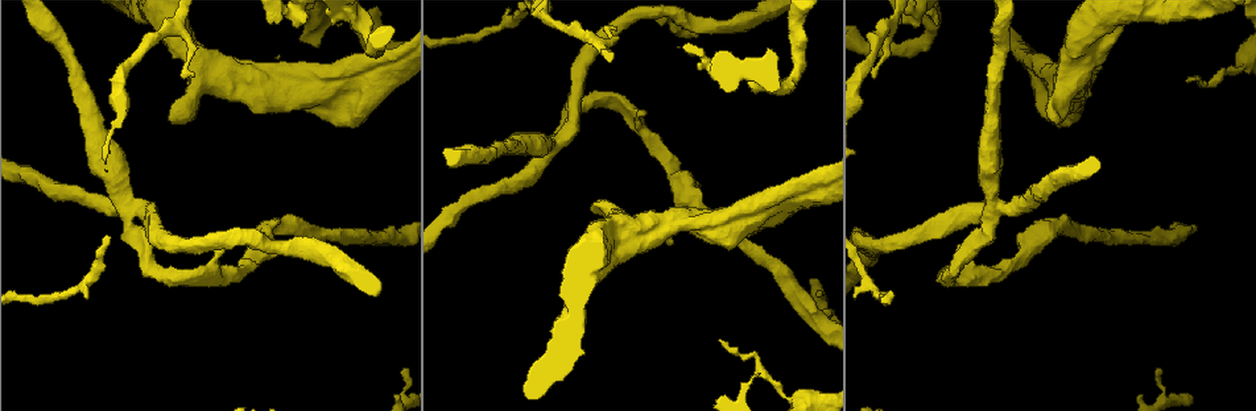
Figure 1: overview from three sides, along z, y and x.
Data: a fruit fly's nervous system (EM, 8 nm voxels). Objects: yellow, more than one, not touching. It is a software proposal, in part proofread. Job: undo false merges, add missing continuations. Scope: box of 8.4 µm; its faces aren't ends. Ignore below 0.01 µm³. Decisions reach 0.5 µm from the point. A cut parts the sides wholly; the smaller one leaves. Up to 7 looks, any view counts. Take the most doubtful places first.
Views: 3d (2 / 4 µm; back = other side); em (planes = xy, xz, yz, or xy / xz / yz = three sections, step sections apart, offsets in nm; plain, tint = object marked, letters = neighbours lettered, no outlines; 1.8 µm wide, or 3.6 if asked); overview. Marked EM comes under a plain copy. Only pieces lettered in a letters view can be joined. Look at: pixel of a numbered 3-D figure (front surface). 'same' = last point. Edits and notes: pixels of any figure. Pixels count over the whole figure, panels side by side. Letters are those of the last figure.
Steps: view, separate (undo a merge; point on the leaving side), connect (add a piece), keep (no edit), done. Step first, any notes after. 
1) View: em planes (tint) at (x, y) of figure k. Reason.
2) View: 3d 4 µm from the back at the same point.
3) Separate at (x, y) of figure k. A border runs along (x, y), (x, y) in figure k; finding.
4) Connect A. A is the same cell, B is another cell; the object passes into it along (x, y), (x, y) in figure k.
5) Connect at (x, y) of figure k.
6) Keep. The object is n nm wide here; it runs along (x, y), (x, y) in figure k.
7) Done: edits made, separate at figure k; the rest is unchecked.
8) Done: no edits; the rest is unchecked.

View: em yz step 8 (tint) at (643, 114) of figure 1. Branch stops here.

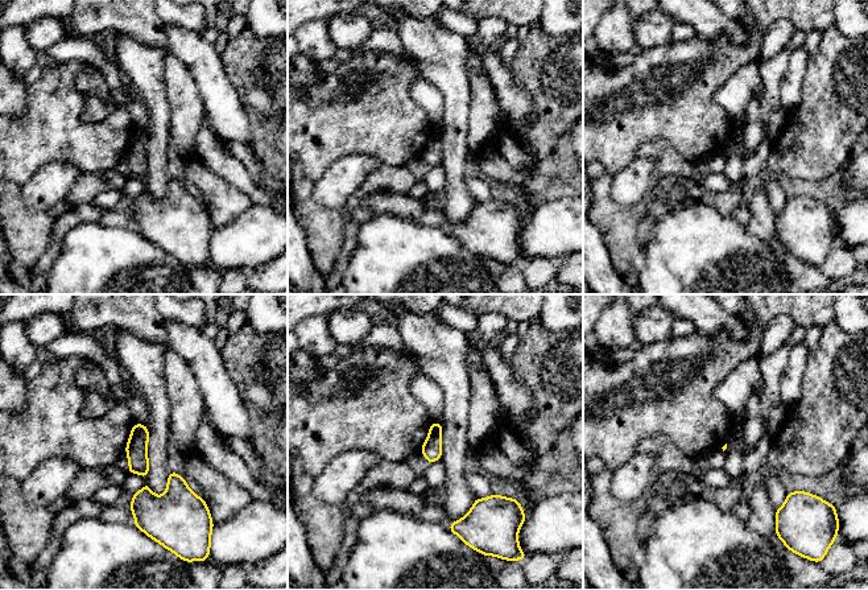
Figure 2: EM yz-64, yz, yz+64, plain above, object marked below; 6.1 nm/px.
View: em planes (letters) at the same point. Another direction.

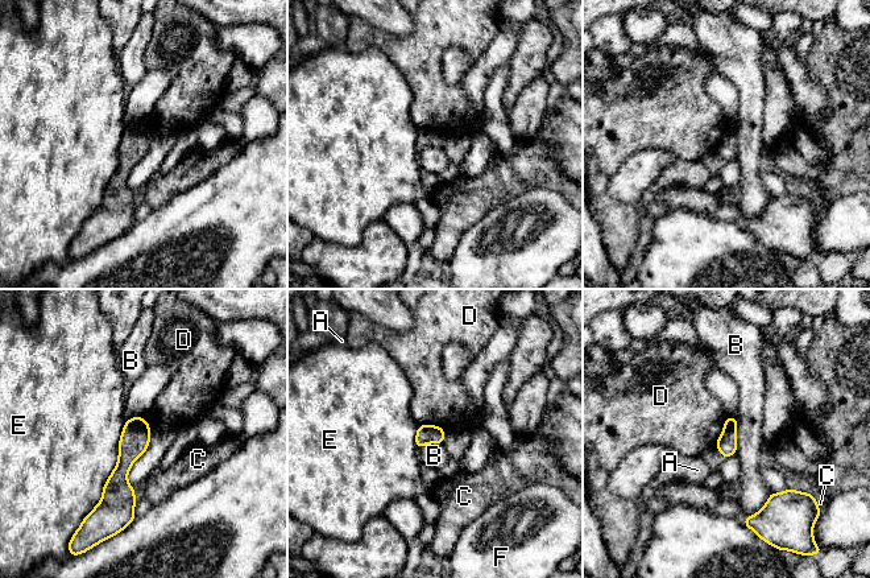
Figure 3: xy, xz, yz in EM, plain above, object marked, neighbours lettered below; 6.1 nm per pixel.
Keep. A, B, C, D, E and F are other cells; a border runs along (771, 492), (757, 512), (742, 519) in figure 3; no lettered piece goes on from it.

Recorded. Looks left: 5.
View: 3d 2 µm at (364, 82) of figure 1. Thick turns thin.

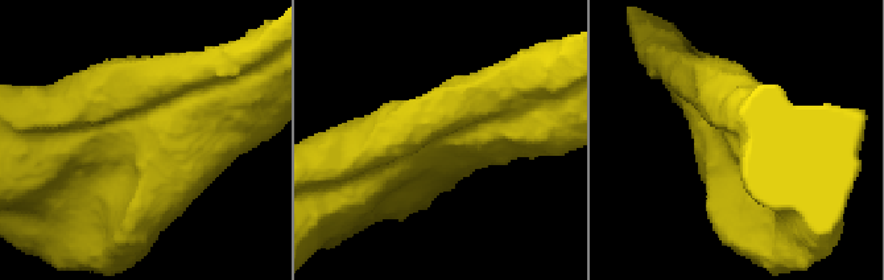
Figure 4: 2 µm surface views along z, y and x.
View: em xz step 16 (letters) at (142, 137) of figure 4.

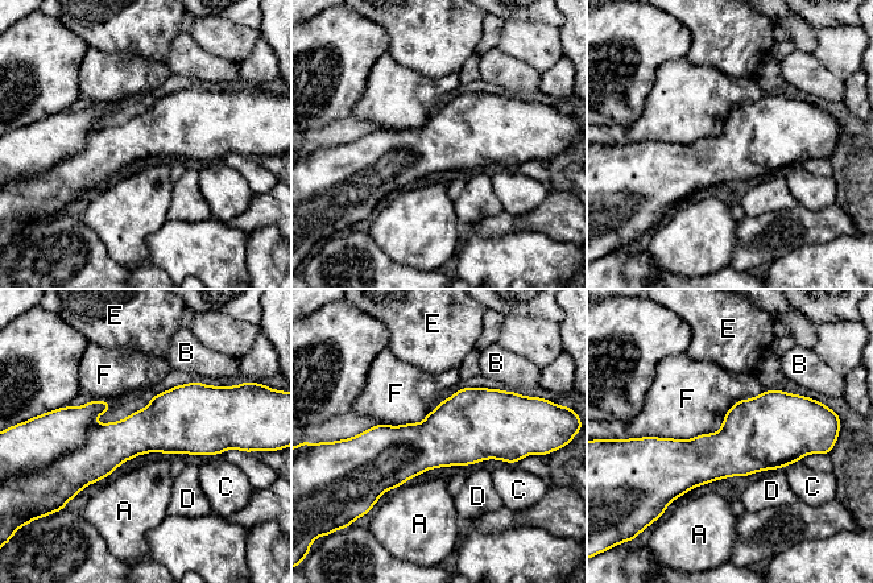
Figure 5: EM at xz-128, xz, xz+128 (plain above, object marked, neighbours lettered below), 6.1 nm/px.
Keep. The object is 280 nm wide here; the longest contact is with F, 650 nm; A, B, C, D, E and F are other cells; continuous, no second cell.

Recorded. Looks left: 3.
View: em planes (letters) at (720, 340) of figure 1. Free end.

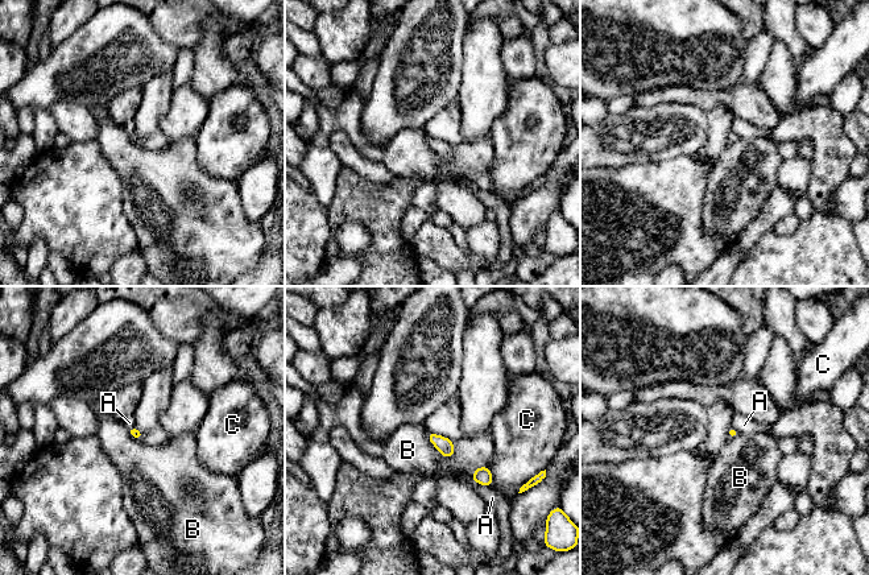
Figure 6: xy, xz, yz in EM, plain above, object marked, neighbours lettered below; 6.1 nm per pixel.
Keep. A, B and C are other cells; a border runs along (426, 433), (445, 456), (454, 456) in figure 6; no lettered piece goes on from it.

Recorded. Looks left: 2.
Done: no edits; the rest is unchecked.

